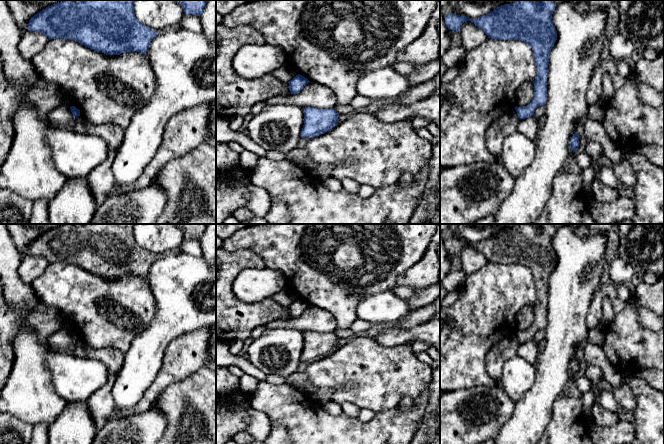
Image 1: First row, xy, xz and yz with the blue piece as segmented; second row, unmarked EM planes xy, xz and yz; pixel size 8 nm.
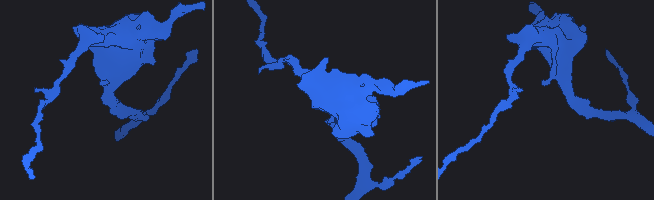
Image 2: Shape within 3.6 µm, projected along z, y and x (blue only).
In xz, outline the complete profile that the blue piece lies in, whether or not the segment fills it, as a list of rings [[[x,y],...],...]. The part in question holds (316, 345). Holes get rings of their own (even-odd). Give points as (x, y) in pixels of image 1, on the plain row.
[[[305,331],[304,349],[301,355],[302,362],[316,361],[329,355],[337,349],[339,337],[334,333],[317,333]]]

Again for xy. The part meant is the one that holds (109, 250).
[[[61,224],[35,238],[28,254],[45,258],[49,263],[75,264],[107,279],[136,275],[146,278],[158,255],[141,247],[134,237],[135,224]]]

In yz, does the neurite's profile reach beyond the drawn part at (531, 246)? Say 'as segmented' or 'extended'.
as segmented

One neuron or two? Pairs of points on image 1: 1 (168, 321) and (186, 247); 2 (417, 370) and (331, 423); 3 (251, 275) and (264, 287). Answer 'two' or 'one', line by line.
1: two
2: two
3: one

